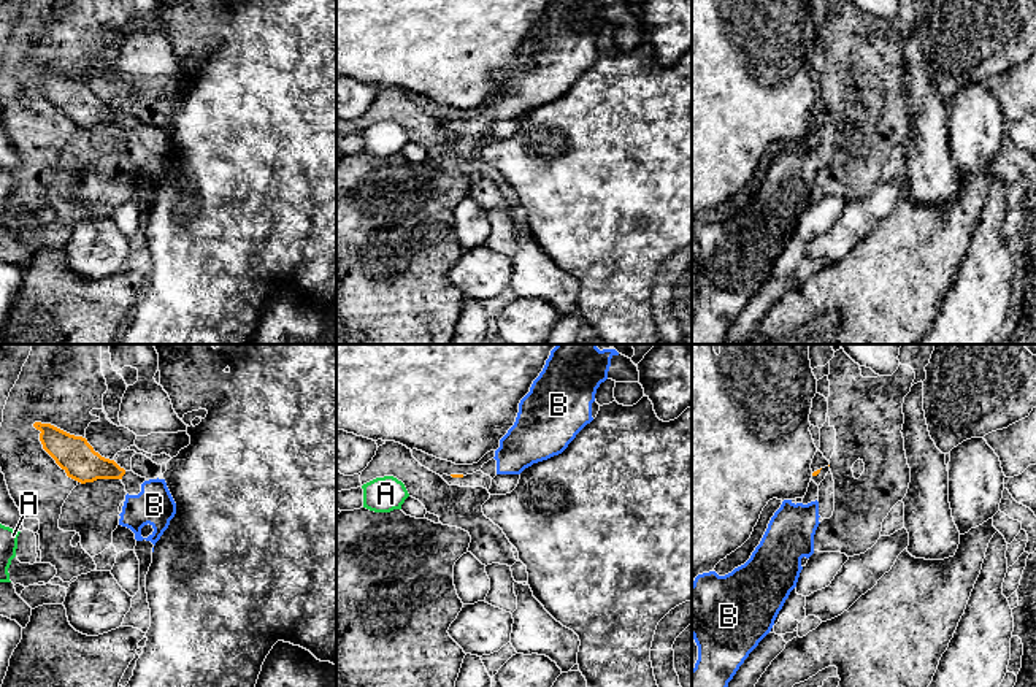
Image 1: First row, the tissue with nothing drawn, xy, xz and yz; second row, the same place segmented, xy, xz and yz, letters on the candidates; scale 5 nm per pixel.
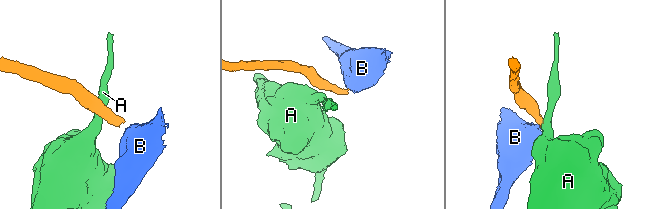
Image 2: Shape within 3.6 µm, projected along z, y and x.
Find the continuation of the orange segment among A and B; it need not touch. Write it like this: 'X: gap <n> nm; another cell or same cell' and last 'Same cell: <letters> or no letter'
A: gap 380 nm; another cell
B: gap 90 nm; same cell
Same cell: B

